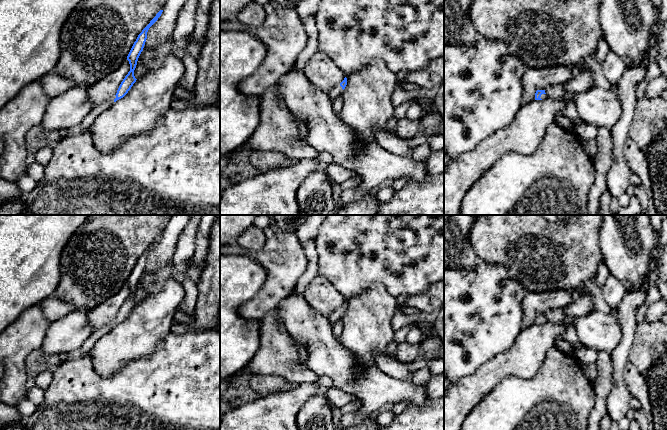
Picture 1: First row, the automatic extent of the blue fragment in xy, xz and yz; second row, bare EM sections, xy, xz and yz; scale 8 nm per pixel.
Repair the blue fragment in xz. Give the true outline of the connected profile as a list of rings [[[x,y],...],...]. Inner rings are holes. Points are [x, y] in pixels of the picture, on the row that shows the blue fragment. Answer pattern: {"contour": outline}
{"contour": [[[345,77],[340,84],[337,84],[331,88],[331,90],[327,94],[328,98],[332,101],[334,98],[340,96],[343,90],[345,89],[346,85],[347,85],[347,78]]]}

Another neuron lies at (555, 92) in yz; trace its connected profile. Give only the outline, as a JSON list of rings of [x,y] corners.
[[[551,85],[545,89],[546,95],[555,100],[562,100],[563,96],[563,86],[562,85]]]

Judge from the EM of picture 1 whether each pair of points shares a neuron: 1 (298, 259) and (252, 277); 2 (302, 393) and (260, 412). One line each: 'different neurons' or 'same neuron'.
1: different neurons
2: same neuron

